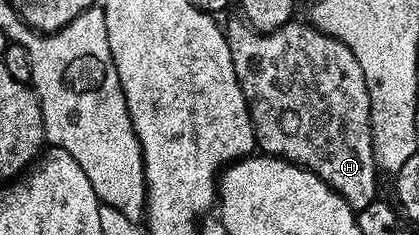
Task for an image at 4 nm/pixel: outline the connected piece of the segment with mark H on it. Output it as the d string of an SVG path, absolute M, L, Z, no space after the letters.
M242 20L227 25L225 32L232 48L232 64L236 64L236 76L254 121L257 149L263 155L283 158L285 162L311 170L357 212L380 198L380 171L374 158L374 133L370 127L370 97L364 68L360 68L360 60L352 56L352 48L303 22L290 21L271 34L260 34Z

